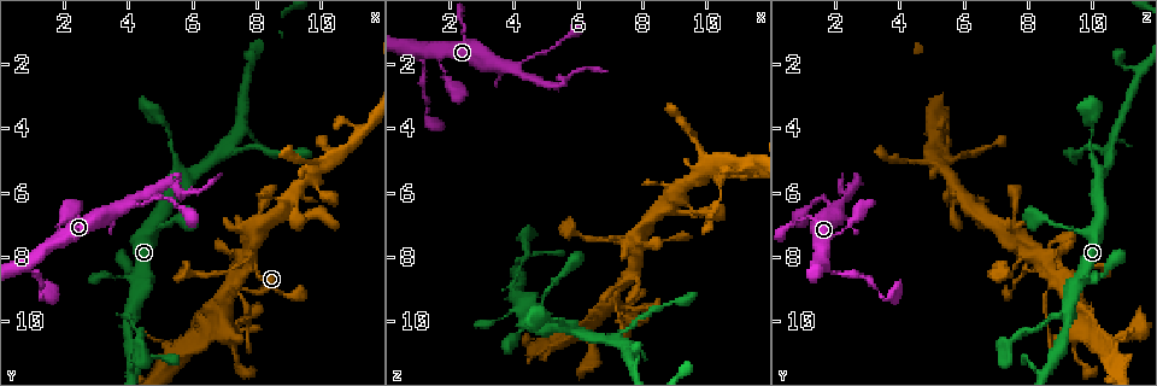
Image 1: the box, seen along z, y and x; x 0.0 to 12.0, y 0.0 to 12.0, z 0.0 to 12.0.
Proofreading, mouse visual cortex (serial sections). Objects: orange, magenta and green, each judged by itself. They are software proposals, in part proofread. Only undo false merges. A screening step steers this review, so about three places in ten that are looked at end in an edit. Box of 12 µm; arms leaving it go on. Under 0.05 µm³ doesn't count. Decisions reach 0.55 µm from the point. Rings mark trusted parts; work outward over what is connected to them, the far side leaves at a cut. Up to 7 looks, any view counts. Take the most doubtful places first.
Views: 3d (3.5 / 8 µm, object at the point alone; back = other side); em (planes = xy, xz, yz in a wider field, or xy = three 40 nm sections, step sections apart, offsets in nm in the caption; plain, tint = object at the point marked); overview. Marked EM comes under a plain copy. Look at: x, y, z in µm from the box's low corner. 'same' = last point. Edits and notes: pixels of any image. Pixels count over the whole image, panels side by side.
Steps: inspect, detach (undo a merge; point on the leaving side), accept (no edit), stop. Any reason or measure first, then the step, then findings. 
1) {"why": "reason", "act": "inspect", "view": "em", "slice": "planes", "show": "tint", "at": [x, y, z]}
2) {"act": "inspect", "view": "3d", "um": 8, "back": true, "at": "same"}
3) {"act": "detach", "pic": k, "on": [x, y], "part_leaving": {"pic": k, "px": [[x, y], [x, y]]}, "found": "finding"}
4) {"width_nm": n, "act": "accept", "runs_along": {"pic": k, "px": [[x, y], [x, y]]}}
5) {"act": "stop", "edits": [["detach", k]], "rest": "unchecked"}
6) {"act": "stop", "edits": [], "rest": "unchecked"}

{"why": "three-way junction", "act": "inspect", "view": "3d", "um": 3.5, "back": true, "at": [4.1, 6.4, 2.1]}

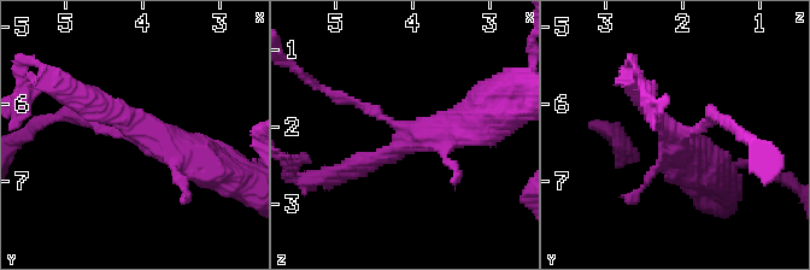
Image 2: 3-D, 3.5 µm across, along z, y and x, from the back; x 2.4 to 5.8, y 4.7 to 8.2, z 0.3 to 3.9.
{"why": "shape alone is not enough", "act": "inspect", "view": "em", "slice": "xy", "step": 3, "show": "tint", "at": [4.00, 6.40, 2.15]}

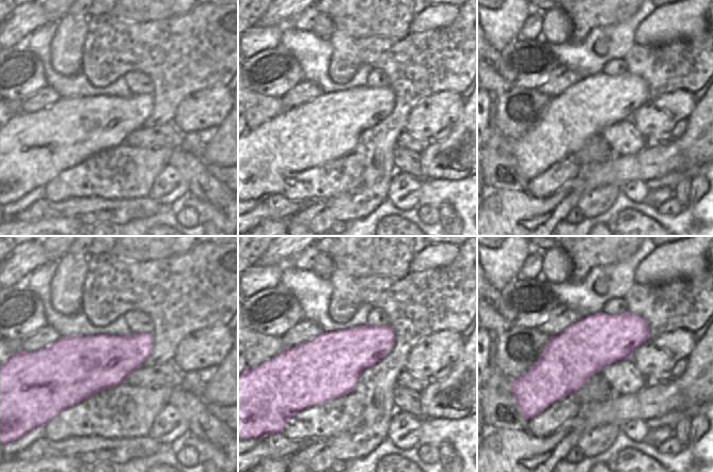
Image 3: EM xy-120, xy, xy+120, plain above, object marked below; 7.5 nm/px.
{"act": "accept", "found": "all the same cell"}

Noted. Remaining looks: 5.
{"why": "abrupt turn", "act": "inspect", "view": "3d", "um": 3.5, "at": [7.1, 8.8, 9.4]}

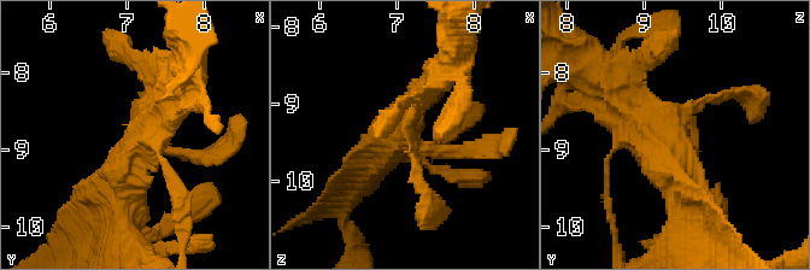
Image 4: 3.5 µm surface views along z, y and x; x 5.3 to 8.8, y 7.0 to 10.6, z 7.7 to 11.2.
{"why": "now the EM", "act": "inspect", "view": "em", "slice": "planes", "show": "tint", "at": [7.10, 8.80, 9.40]}

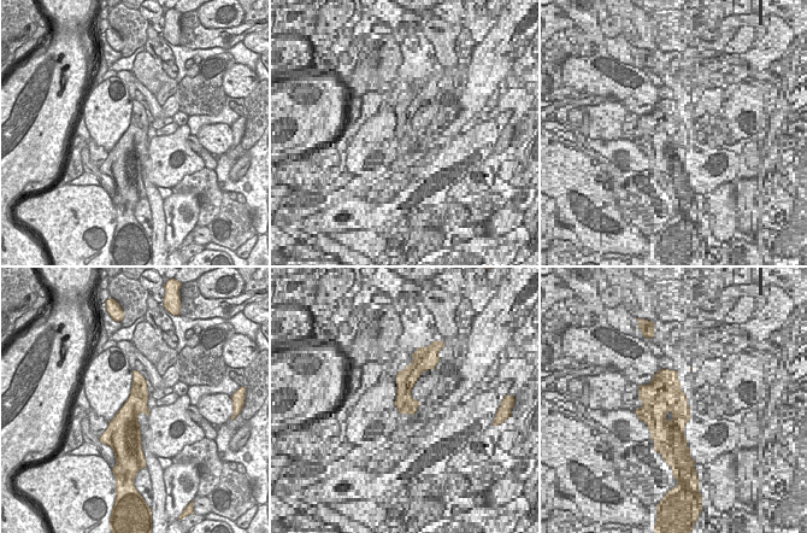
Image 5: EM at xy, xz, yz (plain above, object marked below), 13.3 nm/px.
{"width_nm": 280, "act": "accept", "runs_along": {"pic": 4, "px": [[688, 153], [617, 98]]}, "found": "continuous, no second cell"}

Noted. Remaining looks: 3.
{"why": "arms part here", "act": "inspect", "view": "3d", "um": 3.5, "at": [4.1, 9.7, 9.2]}

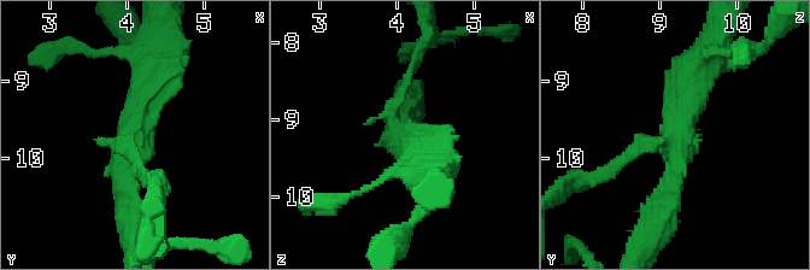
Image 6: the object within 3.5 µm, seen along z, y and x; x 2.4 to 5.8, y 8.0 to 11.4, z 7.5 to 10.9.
{"act": "inspect", "view": "em", "slice": "xy", "step": 3, "show": "tint", "at": [4.10, 9.75, 9.20]}

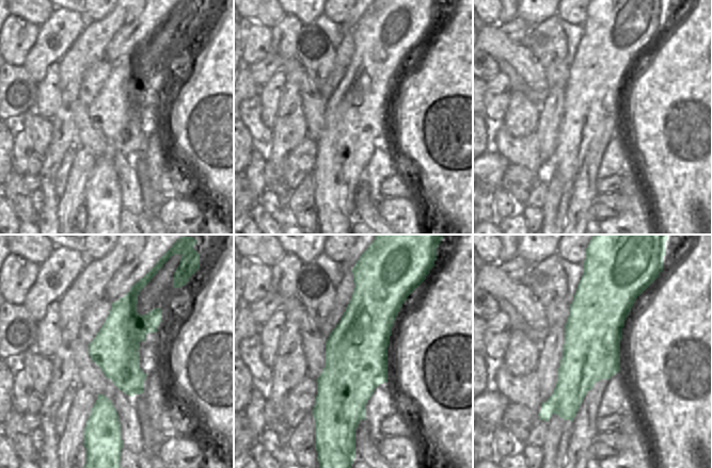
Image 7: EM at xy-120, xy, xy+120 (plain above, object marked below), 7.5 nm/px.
{"width_nm": 460, "act": "accept", "runs_along": {"pic": 6, "px": [[698, 69], [676, 129], [667, 217]]}, "found": "all the same cell"}

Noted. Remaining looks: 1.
{"act": "stop", "edits": [], "rest": "unchecked"}

